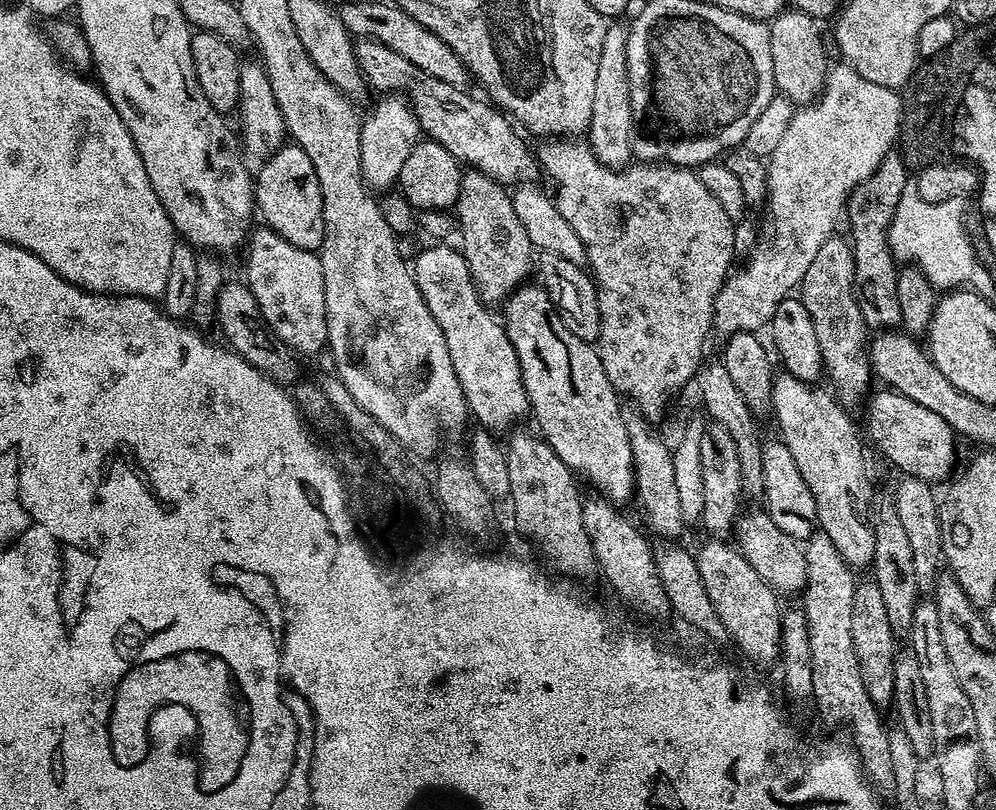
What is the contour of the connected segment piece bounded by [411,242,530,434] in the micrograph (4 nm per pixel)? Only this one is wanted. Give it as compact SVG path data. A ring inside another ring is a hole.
M444 242L431 246L433 248L425 247L419 251L411 265L418 290L426 306L430 306L434 322L442 326L446 350L450 350L450 362L454 362L454 374L458 374L469 413L480 423L477 425L481 429L493 434L507 433L516 426L511 424L518 423L530 412L518 354L514 354L514 346L504 333L503 323L492 317L493 309L480 299L463 251L456 249L455 252Z

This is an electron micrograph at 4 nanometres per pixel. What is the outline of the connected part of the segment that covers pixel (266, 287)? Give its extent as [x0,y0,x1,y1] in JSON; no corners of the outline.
[246,227,328,354]

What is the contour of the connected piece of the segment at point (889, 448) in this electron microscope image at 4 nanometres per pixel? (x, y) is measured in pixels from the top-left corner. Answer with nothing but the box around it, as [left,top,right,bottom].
[866,391,958,482]

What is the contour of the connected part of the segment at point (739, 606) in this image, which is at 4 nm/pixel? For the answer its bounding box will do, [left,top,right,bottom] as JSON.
[695,538,783,664]

